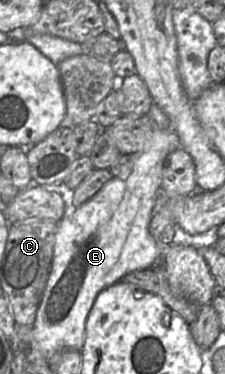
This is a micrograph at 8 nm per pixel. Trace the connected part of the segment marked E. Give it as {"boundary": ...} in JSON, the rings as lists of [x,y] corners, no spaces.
{"boundary":[[[153,123],[153,130],[143,148],[131,155],[132,170],[129,176],[124,180],[112,177],[92,198],[76,208],[71,216],[63,217],[58,223],[49,276],[31,326],[34,339],[47,358],[63,350],[81,350],[87,317],[103,289],[119,282],[131,272],[152,268],[161,261],[160,241],[156,241],[150,234],[149,223],[161,192],[165,159],[179,148],[179,137],[173,129],[160,130]]]}

